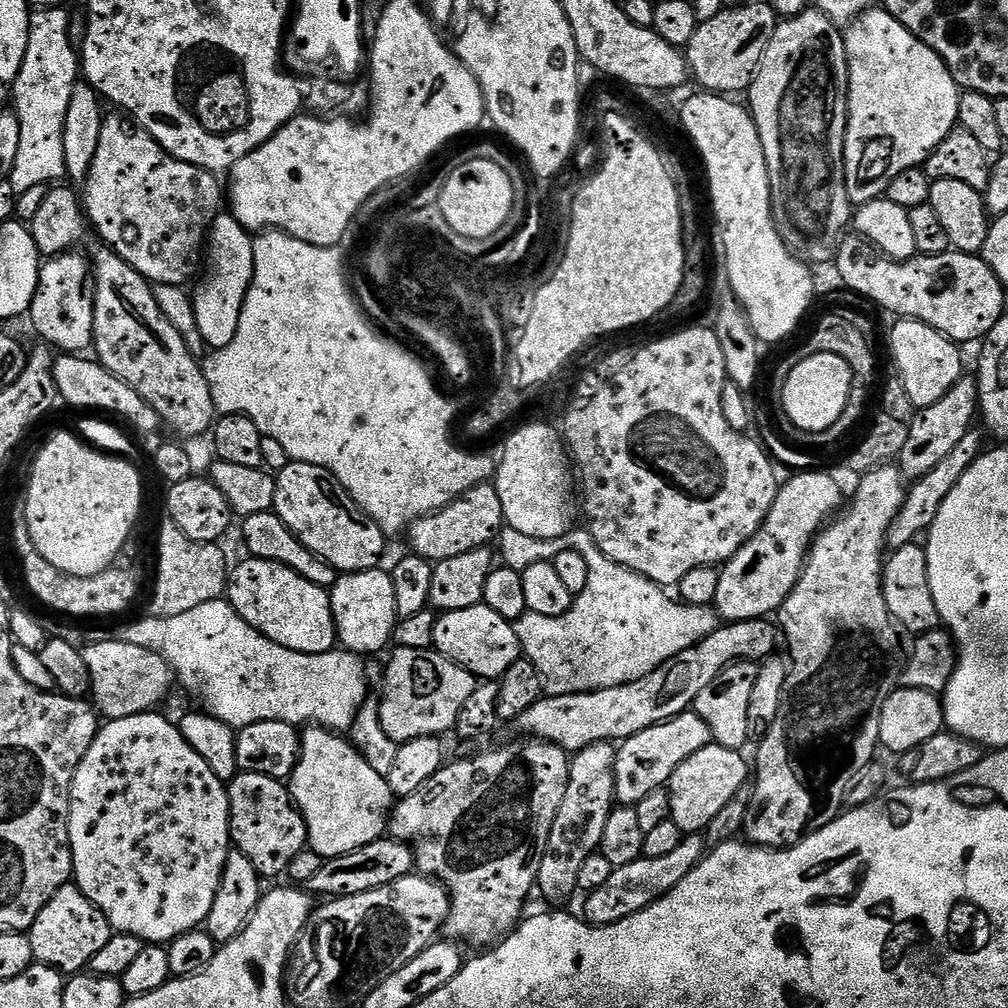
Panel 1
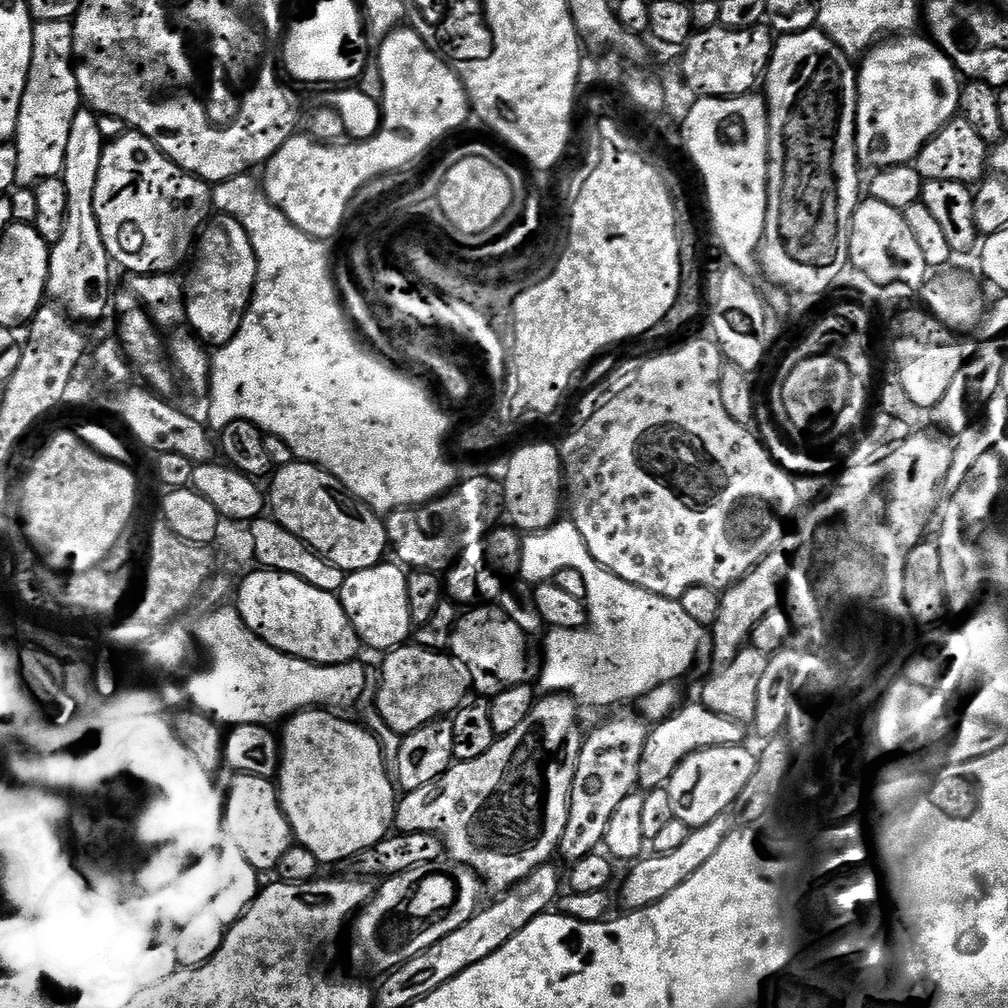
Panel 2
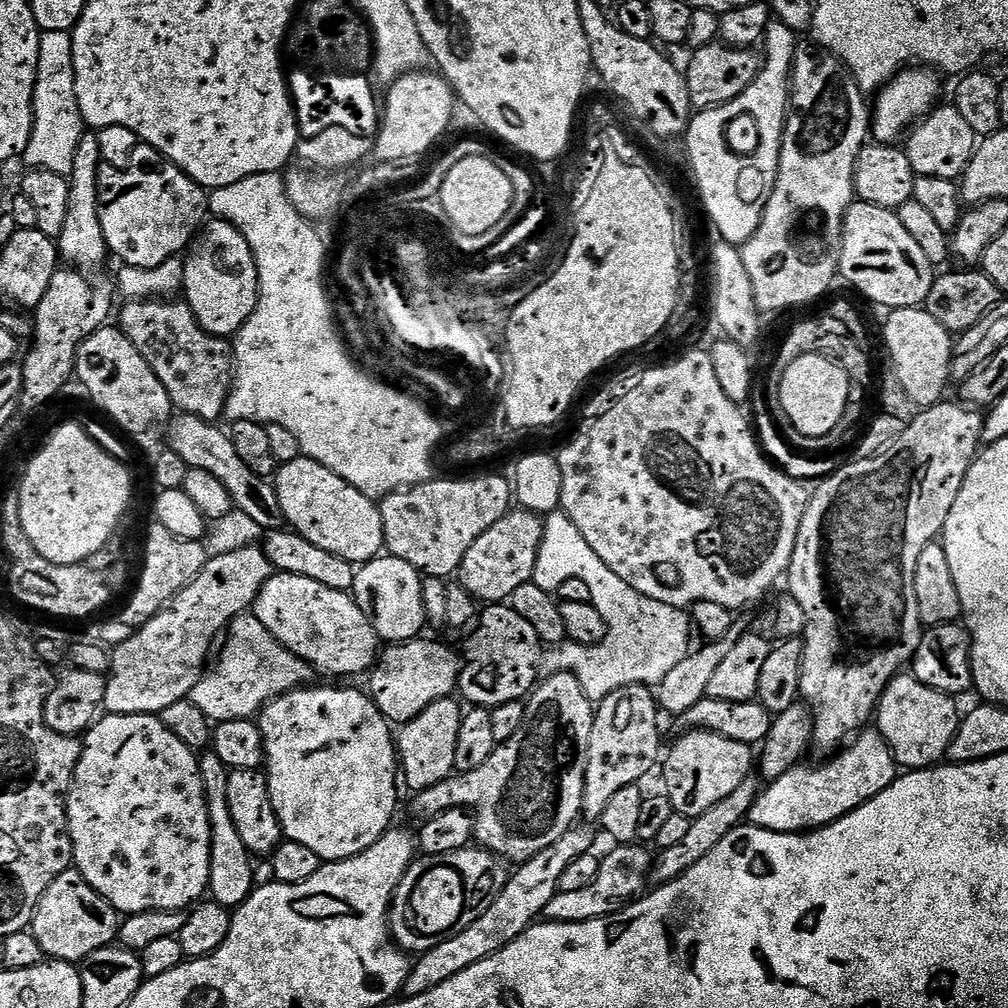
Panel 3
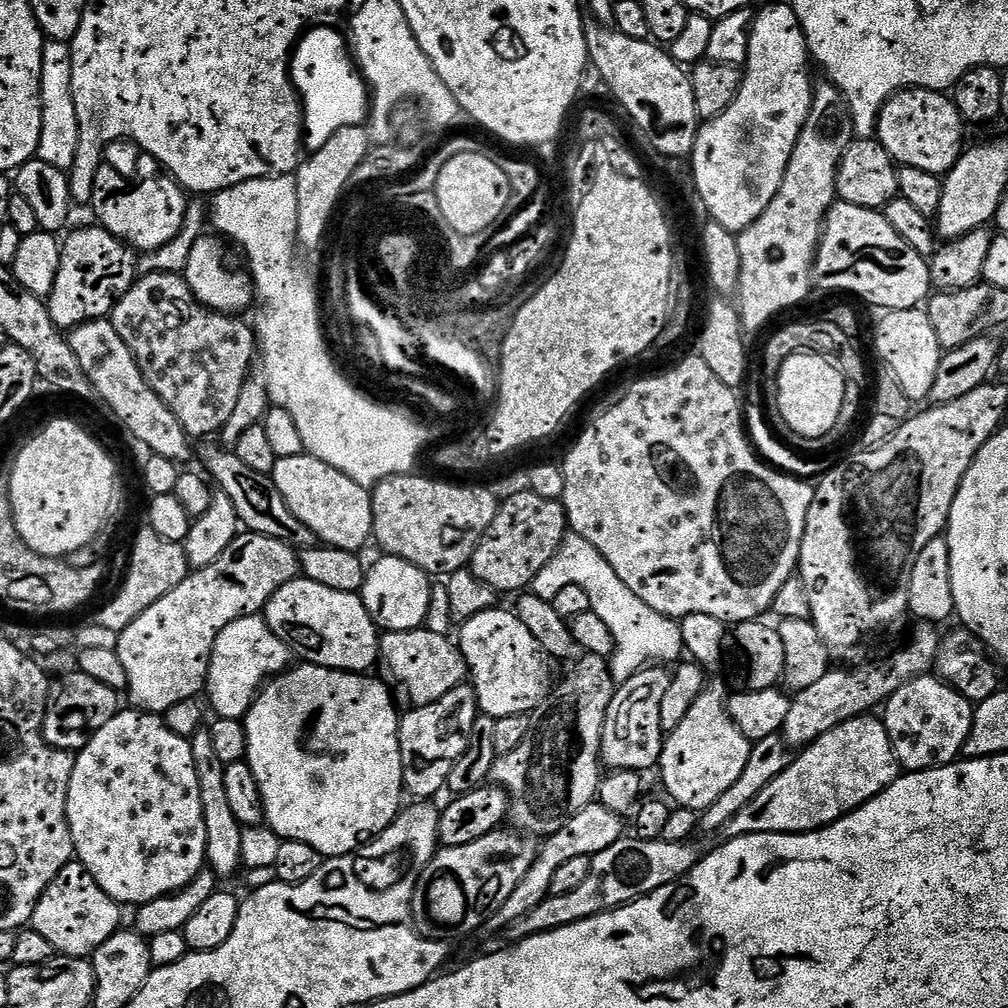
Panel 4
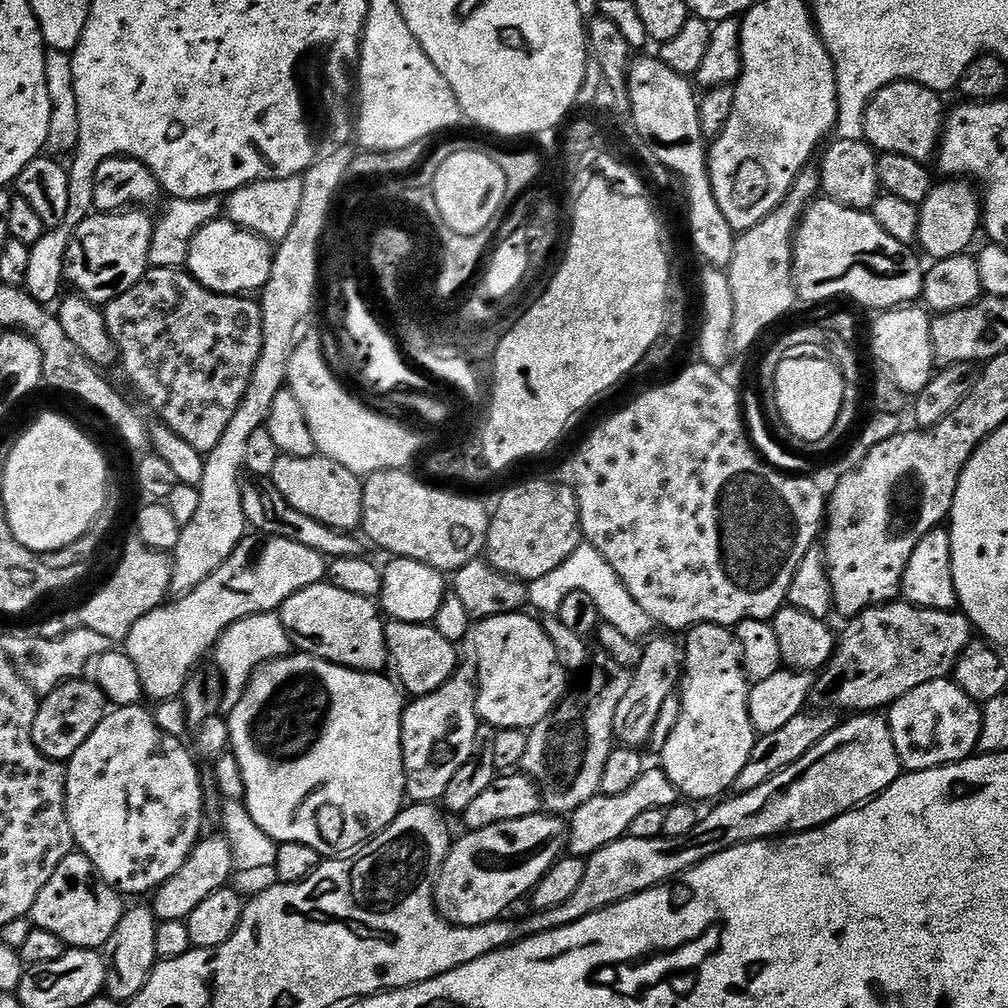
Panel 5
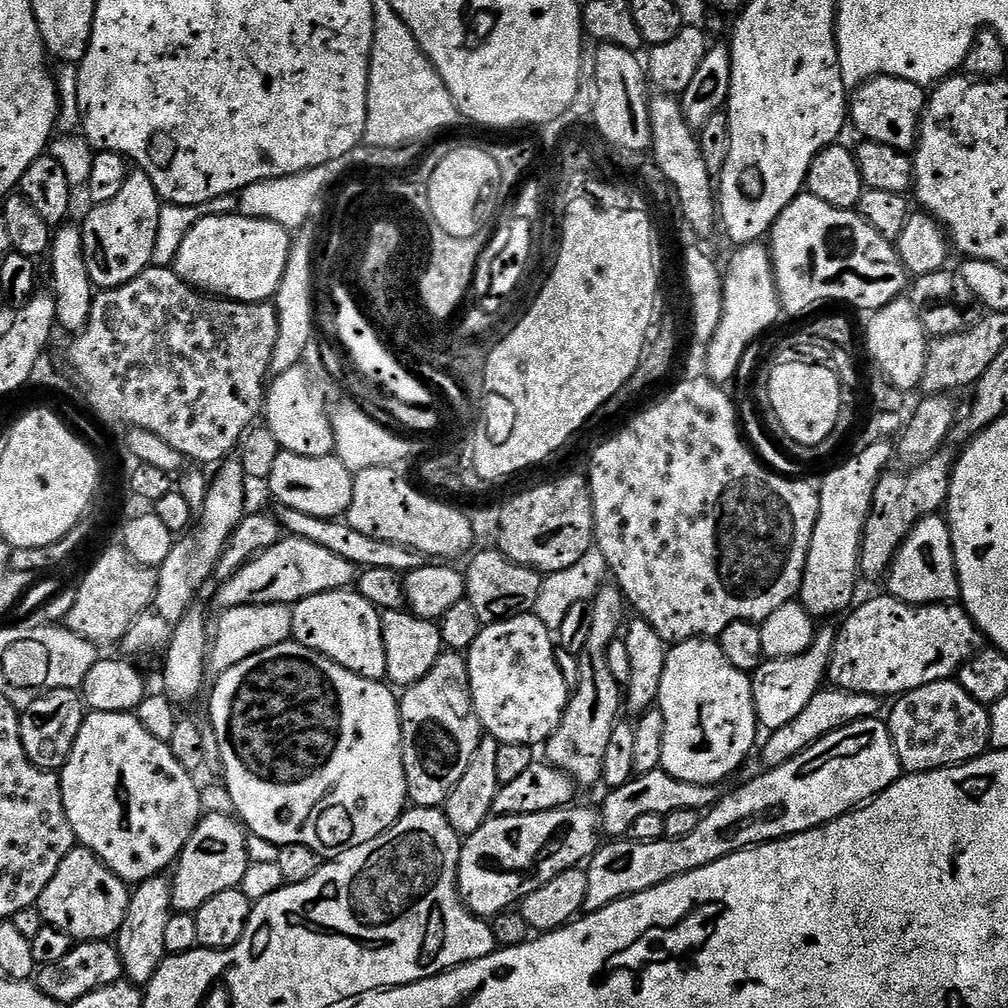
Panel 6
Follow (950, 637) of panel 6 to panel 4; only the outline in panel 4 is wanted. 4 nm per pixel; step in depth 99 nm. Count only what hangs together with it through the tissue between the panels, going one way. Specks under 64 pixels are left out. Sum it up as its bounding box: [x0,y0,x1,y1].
[782,622,942,750]

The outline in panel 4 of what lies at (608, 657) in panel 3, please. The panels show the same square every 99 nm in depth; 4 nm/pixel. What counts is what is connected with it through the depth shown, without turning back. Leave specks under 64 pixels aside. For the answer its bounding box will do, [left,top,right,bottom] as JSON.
[551,534,685,674]

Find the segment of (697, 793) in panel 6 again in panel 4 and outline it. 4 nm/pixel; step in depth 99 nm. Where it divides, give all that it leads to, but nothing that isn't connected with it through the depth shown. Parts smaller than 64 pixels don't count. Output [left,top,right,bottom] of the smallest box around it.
[487,802,625,931]

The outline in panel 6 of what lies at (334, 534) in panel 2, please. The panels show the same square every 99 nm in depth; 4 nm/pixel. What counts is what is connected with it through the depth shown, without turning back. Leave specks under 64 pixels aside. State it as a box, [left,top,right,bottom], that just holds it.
[266,450,354,520]

